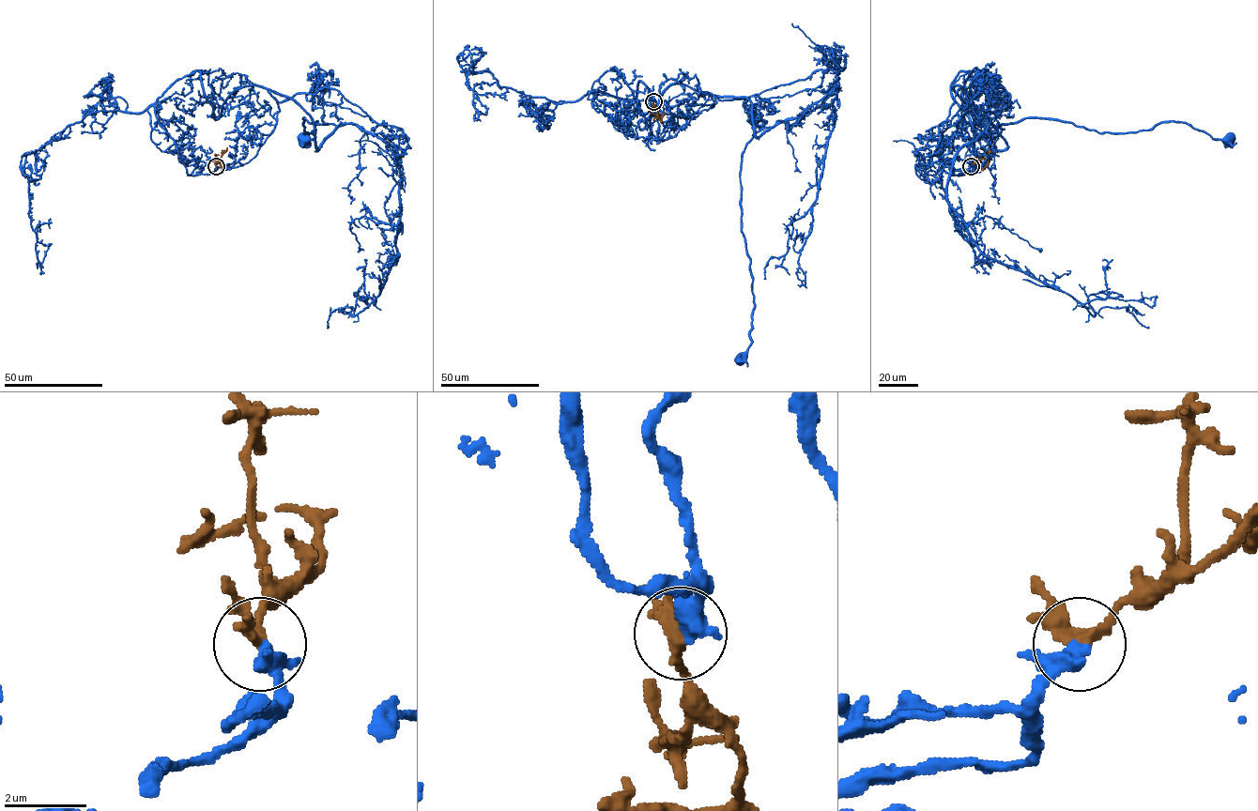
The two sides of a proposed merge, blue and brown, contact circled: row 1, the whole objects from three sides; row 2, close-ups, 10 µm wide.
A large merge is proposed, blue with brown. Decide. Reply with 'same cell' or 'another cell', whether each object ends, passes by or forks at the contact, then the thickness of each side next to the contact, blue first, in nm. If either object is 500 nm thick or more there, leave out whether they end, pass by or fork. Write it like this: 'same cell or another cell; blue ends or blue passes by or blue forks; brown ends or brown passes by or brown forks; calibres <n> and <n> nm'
same cell; blue passes by; brown forks; calibres 360 and 240 nm

